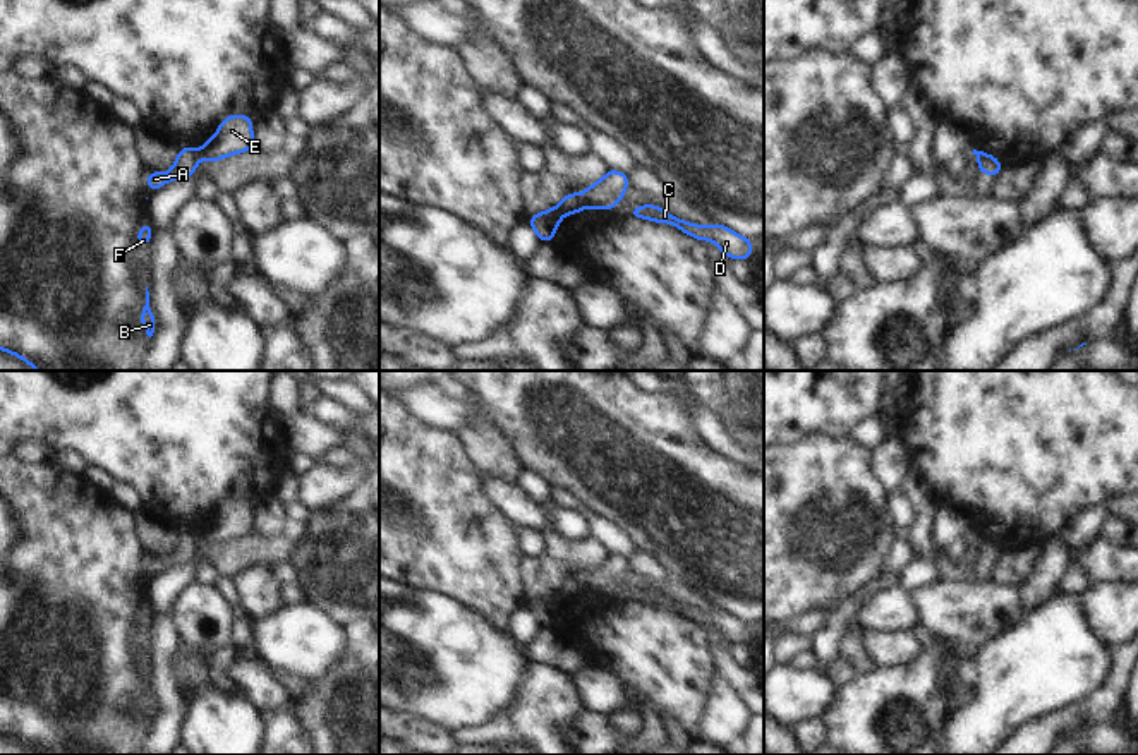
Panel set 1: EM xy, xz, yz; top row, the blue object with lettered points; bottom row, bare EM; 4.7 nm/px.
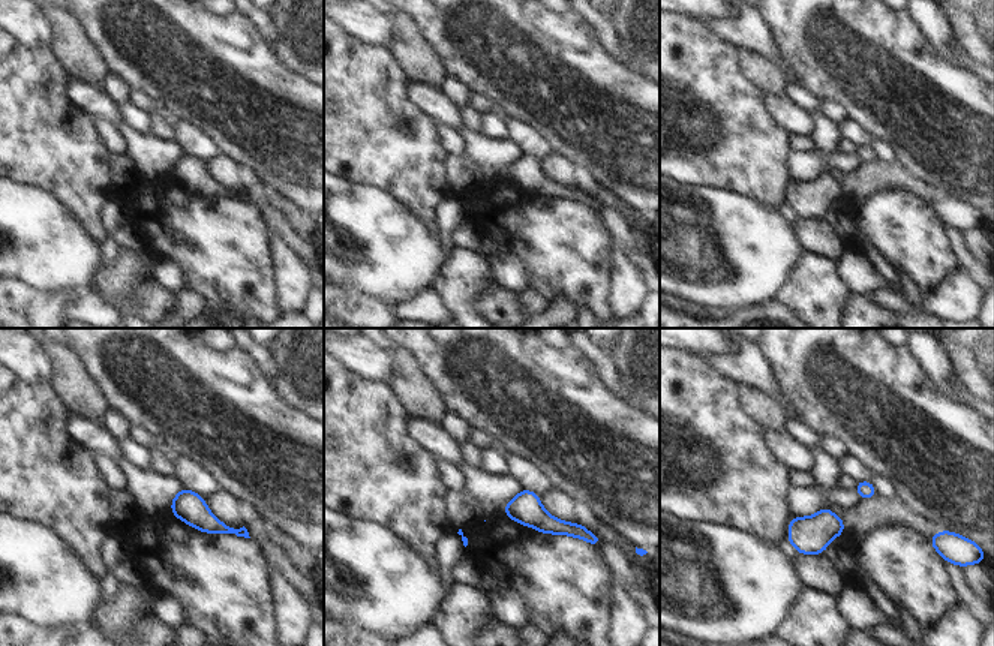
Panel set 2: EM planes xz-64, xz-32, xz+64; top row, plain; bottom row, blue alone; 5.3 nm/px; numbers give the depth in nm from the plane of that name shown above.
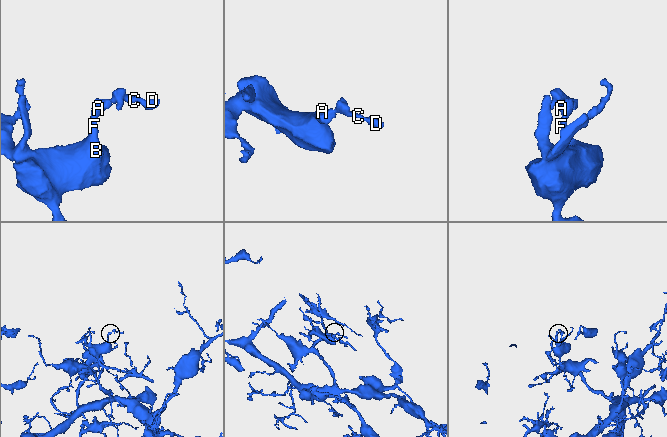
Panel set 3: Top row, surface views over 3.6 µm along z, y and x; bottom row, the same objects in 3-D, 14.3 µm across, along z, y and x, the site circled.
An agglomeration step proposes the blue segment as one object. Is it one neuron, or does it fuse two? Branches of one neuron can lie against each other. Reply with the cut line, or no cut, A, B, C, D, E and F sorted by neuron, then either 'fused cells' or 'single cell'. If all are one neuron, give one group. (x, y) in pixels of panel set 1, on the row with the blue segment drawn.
cut in xz along (581, 196), (586, 205); A B F / C D E; fused cells

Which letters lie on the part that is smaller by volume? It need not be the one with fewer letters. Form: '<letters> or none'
C, D, E

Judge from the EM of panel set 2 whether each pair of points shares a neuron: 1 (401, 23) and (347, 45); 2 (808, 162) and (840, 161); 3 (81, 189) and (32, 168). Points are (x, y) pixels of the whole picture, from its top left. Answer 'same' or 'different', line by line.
1: different
2: same
3: same

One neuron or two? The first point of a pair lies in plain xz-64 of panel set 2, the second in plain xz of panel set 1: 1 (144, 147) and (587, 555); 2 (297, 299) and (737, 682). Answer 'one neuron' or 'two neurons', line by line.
1: one neuron
2: two neurons

